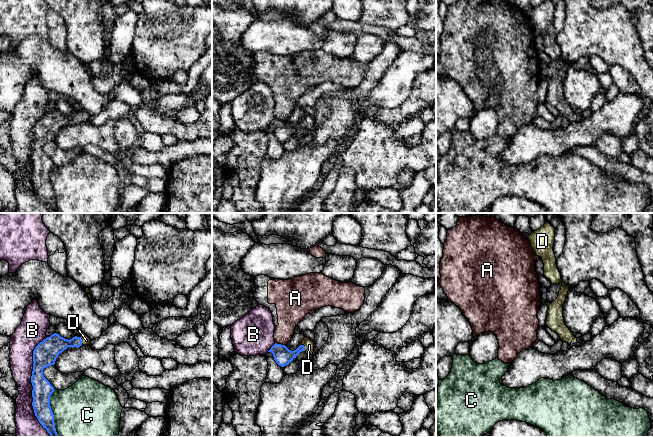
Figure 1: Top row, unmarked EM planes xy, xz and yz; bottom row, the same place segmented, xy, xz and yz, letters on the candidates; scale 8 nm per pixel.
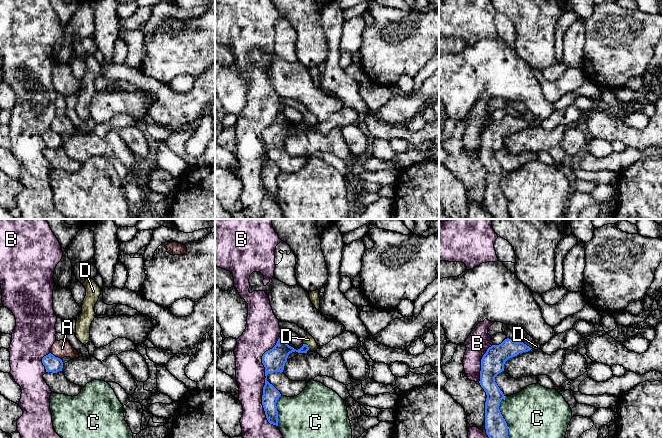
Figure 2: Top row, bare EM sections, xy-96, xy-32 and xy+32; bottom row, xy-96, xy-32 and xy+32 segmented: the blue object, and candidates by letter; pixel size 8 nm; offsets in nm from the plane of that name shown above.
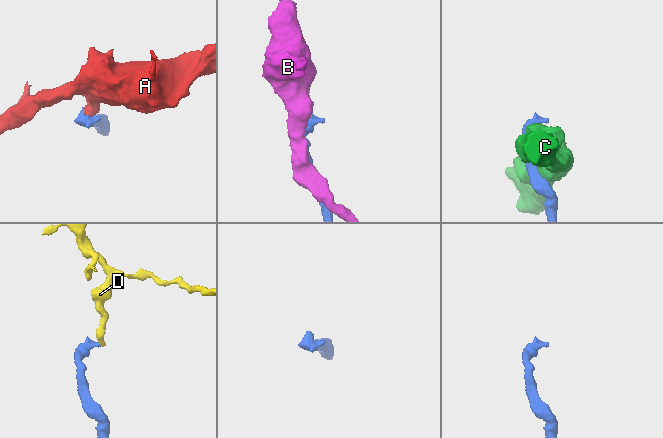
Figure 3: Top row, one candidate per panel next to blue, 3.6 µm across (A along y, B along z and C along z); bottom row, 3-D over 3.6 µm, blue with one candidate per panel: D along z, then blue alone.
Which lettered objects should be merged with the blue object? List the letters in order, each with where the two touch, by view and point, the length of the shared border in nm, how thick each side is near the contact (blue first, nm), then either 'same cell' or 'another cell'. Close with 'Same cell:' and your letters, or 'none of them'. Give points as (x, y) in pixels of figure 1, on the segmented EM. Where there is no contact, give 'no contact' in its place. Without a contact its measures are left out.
A: xz (280, 344) | 80 nm | 150/190 nm | another cell
B: xy (33, 363) | 460 nm | 190/220 nm | another cell
C: xy (52, 413) | 380 nm | 160/480 nm | another cell
D: xy (81, 340) | 70 nm | 170/70 nm | same cell
Same cell: D

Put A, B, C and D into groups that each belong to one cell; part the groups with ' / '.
A / B / C / D

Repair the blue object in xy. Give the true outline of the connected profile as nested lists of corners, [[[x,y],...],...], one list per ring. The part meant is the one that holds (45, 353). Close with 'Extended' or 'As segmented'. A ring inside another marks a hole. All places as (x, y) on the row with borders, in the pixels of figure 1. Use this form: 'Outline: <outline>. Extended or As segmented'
Outline: [[[83,332],[79,337],[75,336],[68,340],[54,333],[40,342],[33,351],[33,371],[31,383],[33,386],[32,406],[39,423],[47,430],[50,437],[58,437],[55,428],[54,414],[50,406],[50,396],[54,387],[44,377],[43,369],[54,365],[56,358],[68,347],[80,347],[90,345],[91,339]]]. Extended

